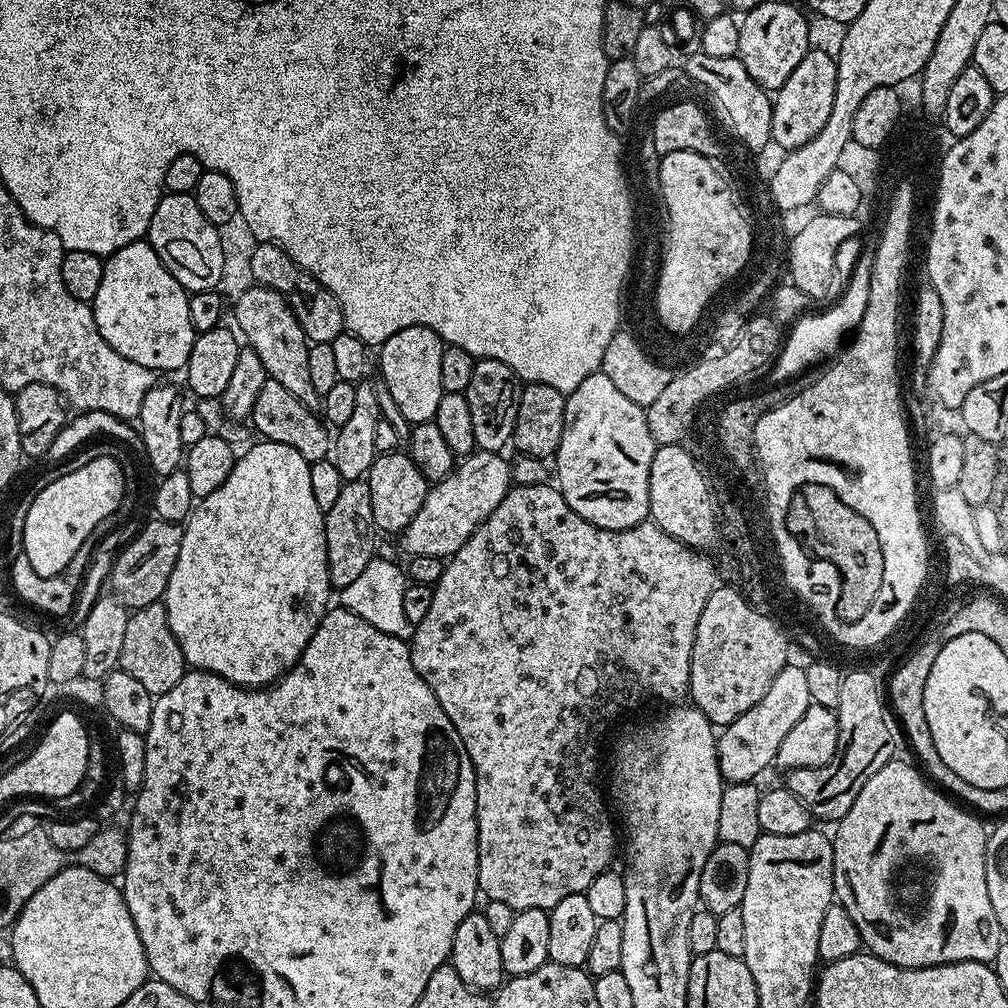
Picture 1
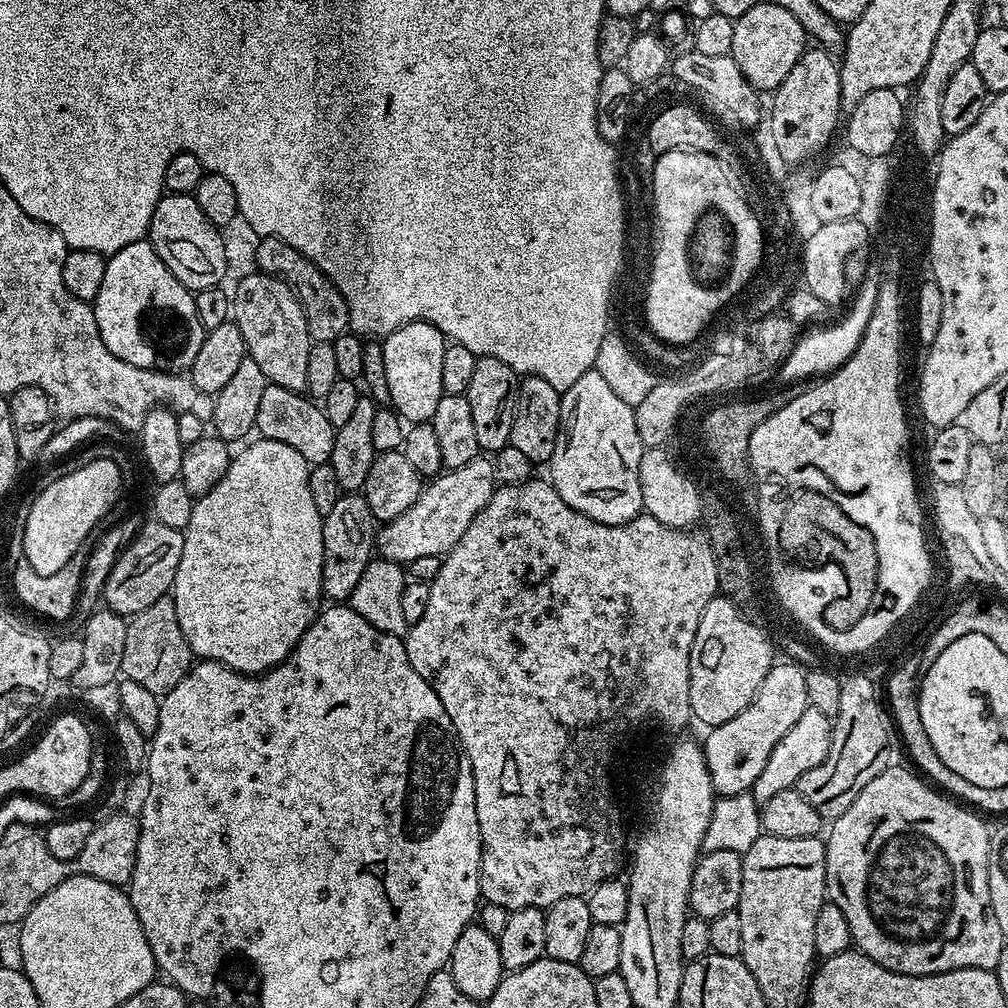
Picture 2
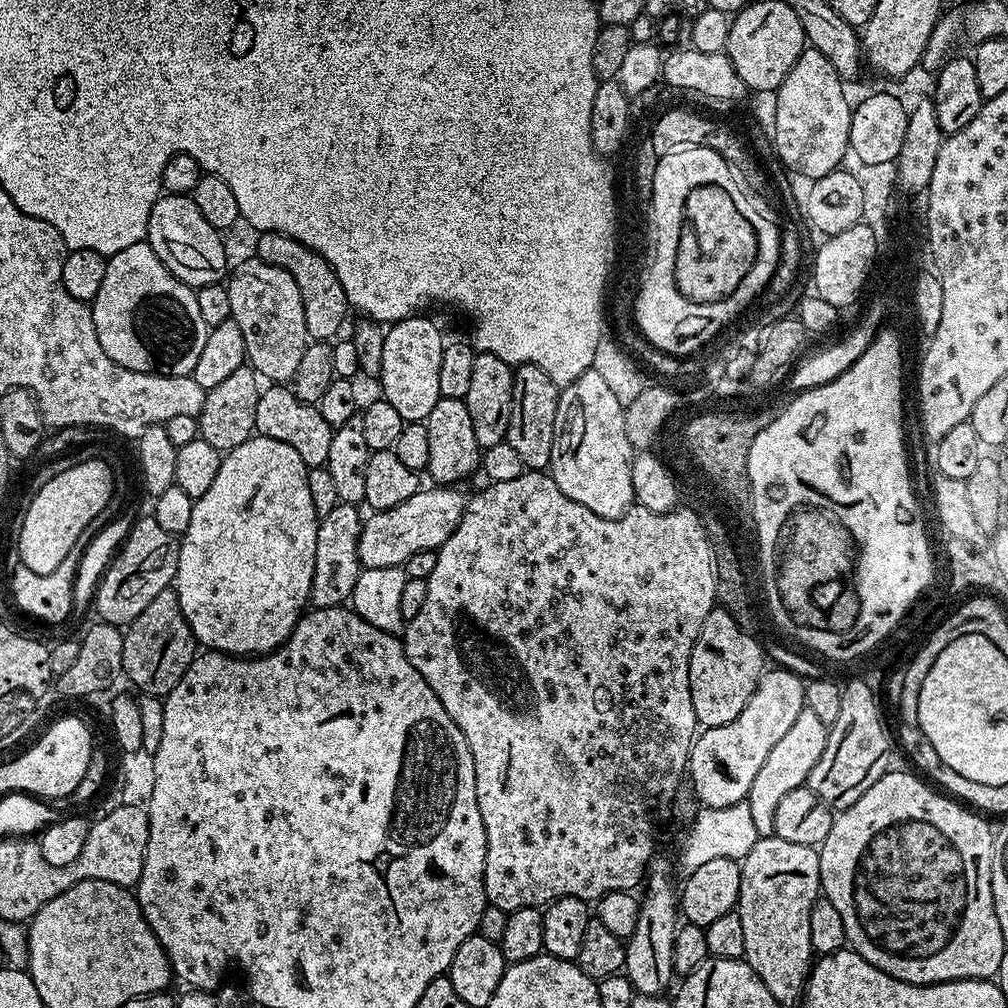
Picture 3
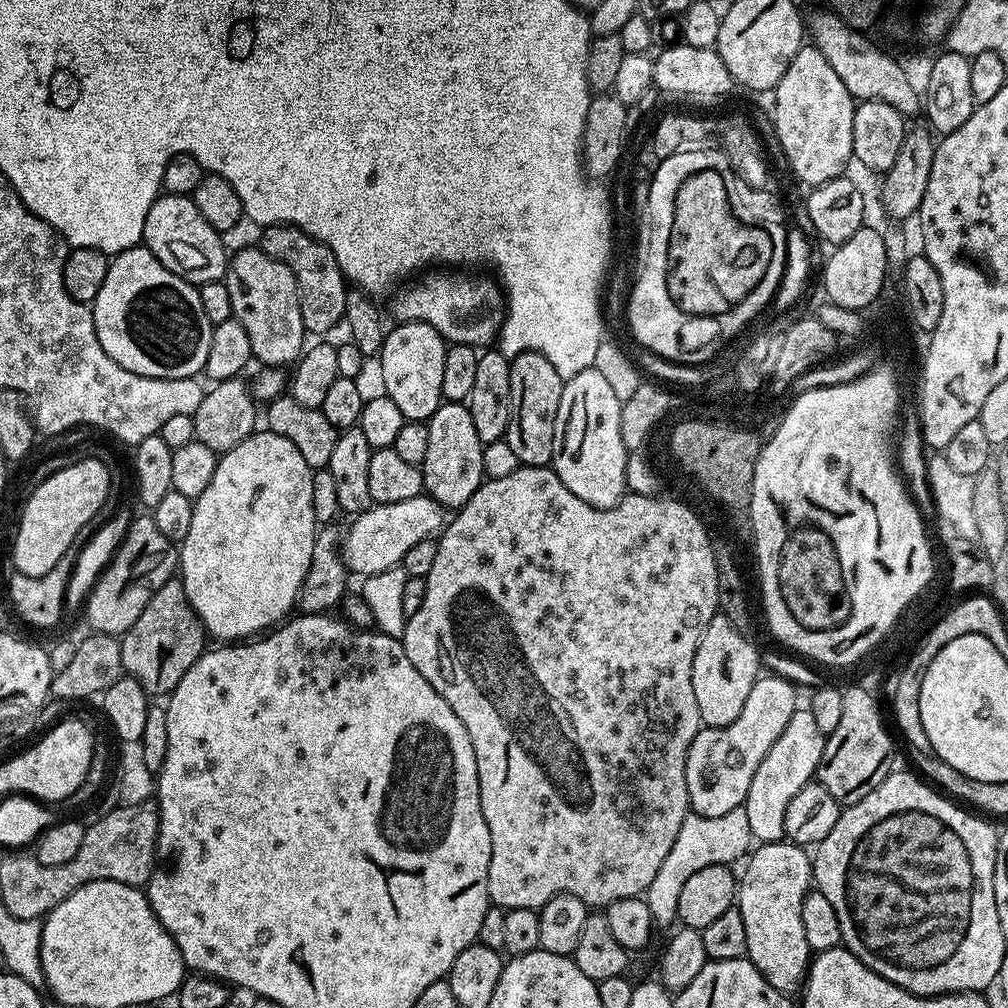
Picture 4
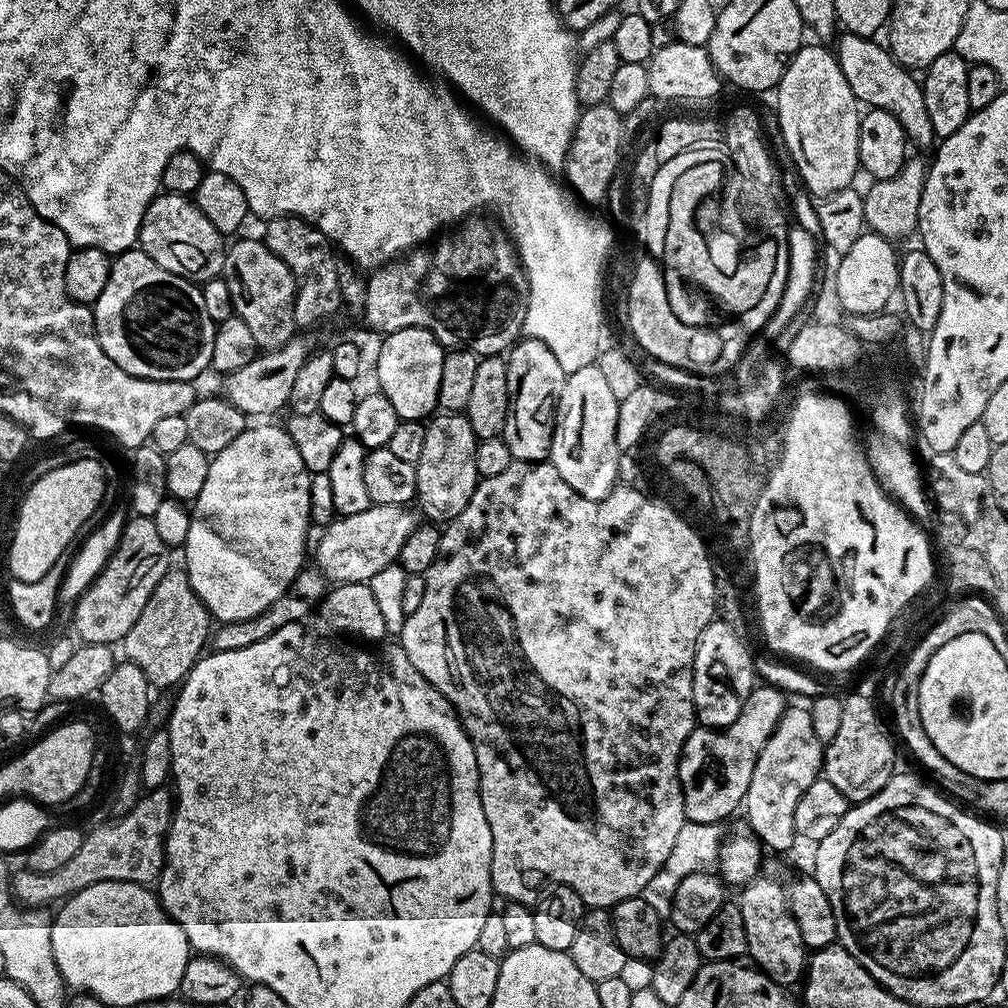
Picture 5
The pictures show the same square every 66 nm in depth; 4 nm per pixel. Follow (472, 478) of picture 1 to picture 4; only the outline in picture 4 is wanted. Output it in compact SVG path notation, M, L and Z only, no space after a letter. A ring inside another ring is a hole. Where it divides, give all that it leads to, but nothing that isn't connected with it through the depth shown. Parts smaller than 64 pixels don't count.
M421 494L406 498L406 502L378 504L355 517L342 540L342 559L349 573L360 578L376 575L397 567L403 561L406 550L417 542L431 540L446 523L446 510L431 496Z

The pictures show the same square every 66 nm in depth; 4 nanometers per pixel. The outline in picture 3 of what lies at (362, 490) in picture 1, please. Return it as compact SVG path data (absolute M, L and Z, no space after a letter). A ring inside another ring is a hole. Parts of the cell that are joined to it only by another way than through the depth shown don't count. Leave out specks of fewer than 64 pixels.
M339 503L318 523L314 578L310 586L312 608L339 608L351 601L354 582L358 582L358 574L362 570L360 562L362 515L360 516L360 511L357 505Z

